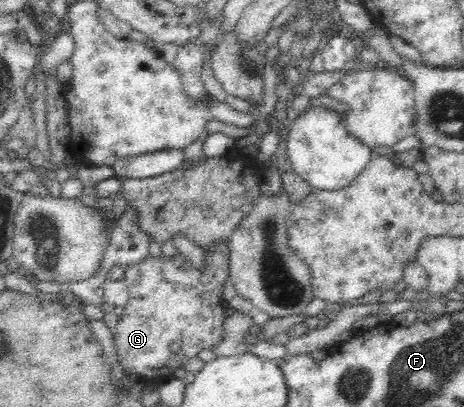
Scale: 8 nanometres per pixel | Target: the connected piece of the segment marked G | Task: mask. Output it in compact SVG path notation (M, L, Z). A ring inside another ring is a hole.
M215 244L206 251L207 266L204 271L191 267L185 257L177 253L170 258L145 258L139 263L124 266L125 284L129 292L123 315L112 329L115 338L118 360L126 374L135 373L145 379L161 379L171 375L174 369L183 368L183 364L195 357L202 349L212 349L222 341L223 321L230 310L222 300L223 283L229 277L228 244ZM177 344L178 351L172 351L171 345Z

